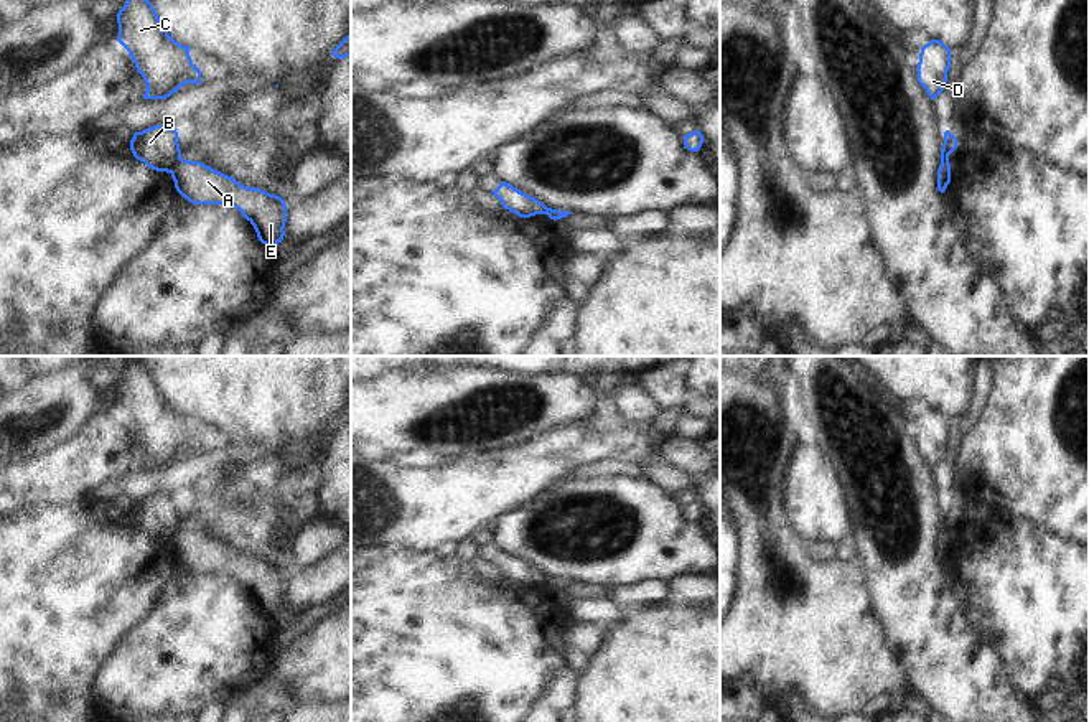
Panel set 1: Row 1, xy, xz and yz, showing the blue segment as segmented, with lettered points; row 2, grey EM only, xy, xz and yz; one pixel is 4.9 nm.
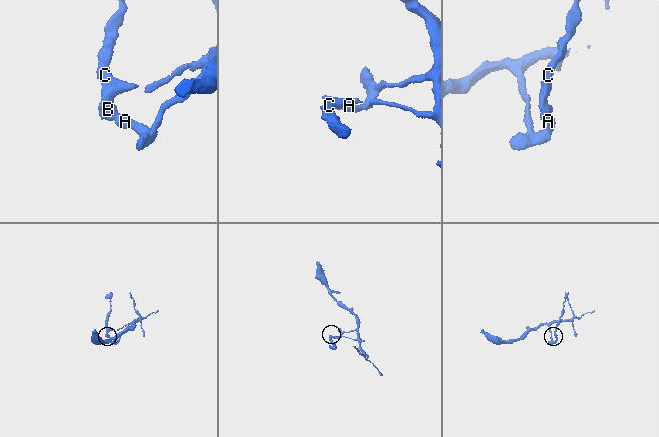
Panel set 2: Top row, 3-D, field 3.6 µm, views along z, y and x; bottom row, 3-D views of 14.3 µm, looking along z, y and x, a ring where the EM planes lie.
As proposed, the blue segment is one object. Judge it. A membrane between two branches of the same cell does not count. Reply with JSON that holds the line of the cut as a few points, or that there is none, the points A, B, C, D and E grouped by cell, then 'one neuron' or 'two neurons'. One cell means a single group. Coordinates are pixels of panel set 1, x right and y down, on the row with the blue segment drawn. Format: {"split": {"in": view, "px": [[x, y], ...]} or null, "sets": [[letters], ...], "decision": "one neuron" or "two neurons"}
{"split": {"in": "xy", "px": [[180, 157], [170, 172]]}, "sets": [["A", "E"], ["B", "C", "D"]], "decision": "two neurons"}

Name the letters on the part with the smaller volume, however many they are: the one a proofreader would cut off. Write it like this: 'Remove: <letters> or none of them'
Remove: B, C, D

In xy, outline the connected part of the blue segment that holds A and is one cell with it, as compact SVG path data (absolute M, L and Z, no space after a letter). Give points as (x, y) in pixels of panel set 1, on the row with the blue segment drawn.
M178 158L171 168L176 191L193 204L231 204L254 226L267 247L275 247L285 236L285 201L260 188L244 186L201 162Z

